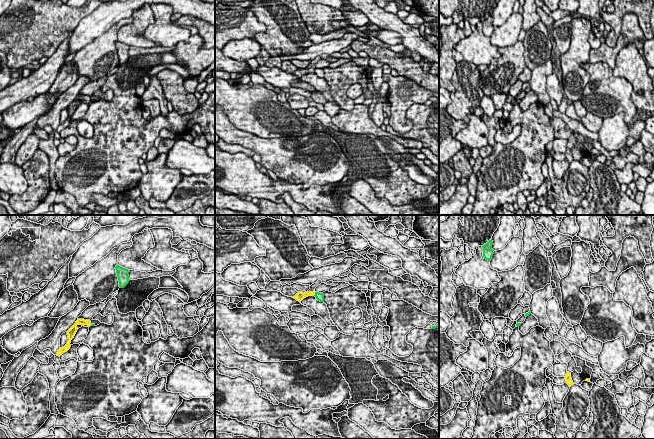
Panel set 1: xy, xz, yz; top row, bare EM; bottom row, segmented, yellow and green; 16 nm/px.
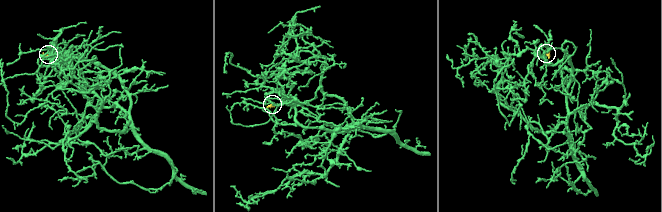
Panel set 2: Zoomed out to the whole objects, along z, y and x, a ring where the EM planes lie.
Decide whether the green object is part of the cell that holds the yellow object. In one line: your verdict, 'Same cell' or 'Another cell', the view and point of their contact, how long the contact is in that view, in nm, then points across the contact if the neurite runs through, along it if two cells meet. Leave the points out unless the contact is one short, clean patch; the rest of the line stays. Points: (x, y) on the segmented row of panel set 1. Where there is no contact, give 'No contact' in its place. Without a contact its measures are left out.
Another cell. Touches yellow at xz (314, 294). Shared border 70 nm. Boundary: xz (315, 292), (313, 295)

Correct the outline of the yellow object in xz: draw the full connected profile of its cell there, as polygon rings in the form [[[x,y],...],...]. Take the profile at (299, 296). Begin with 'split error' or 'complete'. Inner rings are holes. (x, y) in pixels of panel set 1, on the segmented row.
split error | [[[318,280],[316,283],[312,284],[310,286],[310,289],[307,292],[298,292],[294,297],[297,301],[301,302],[304,298],[308,296],[314,296],[315,295],[315,288],[322,283],[321,280]]]

